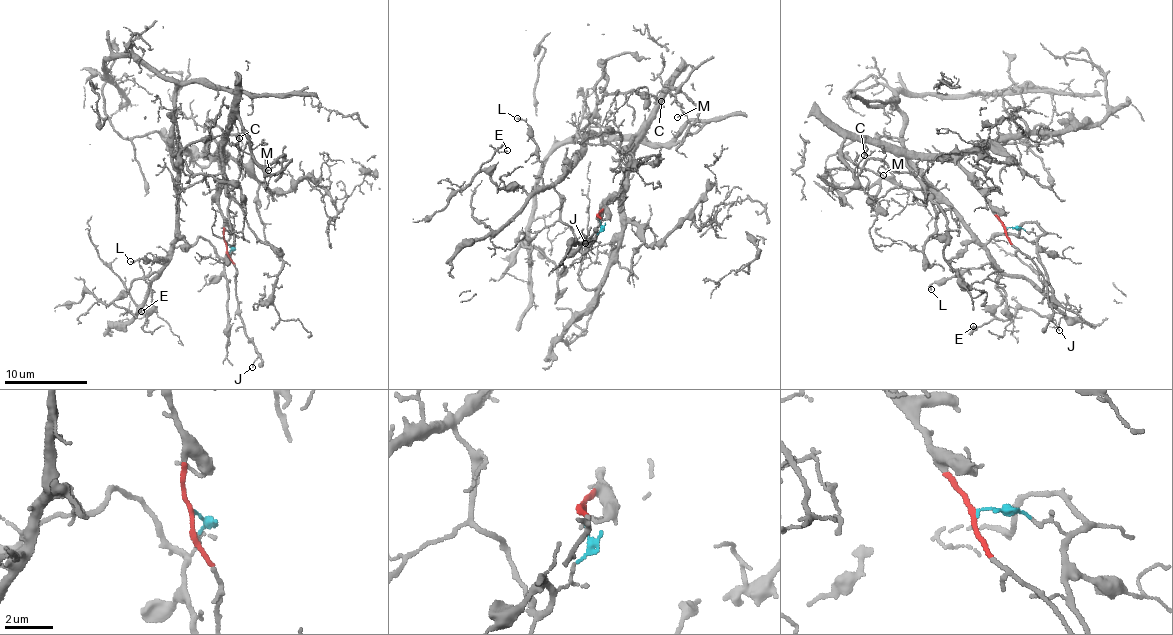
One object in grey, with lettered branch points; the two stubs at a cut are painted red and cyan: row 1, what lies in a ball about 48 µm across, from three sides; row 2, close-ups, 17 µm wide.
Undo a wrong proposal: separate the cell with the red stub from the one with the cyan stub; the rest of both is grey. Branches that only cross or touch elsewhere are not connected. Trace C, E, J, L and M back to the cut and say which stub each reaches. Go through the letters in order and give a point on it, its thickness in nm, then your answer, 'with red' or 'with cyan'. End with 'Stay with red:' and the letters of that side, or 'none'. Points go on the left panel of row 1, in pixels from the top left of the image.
C: (239, 138) | 110 nm | with red
E: (141, 311) | 100 nm | with cyan
J: (252, 367) | 90 nm | with red
L: (130, 261) | 120 nm | with cyan
M: (268, 170) | 90 nm | with red
Stay with red: C, J, M

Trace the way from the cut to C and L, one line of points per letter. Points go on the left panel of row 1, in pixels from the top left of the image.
C: (227, 245), (218, 192), (222, 166), (218, 146), (227, 127), (233, 125), (240, 139)
L: (227, 245), (231, 250), (225, 260), (206, 240), (189, 244), (182, 236), (171, 244), (167, 258), (130, 262)

